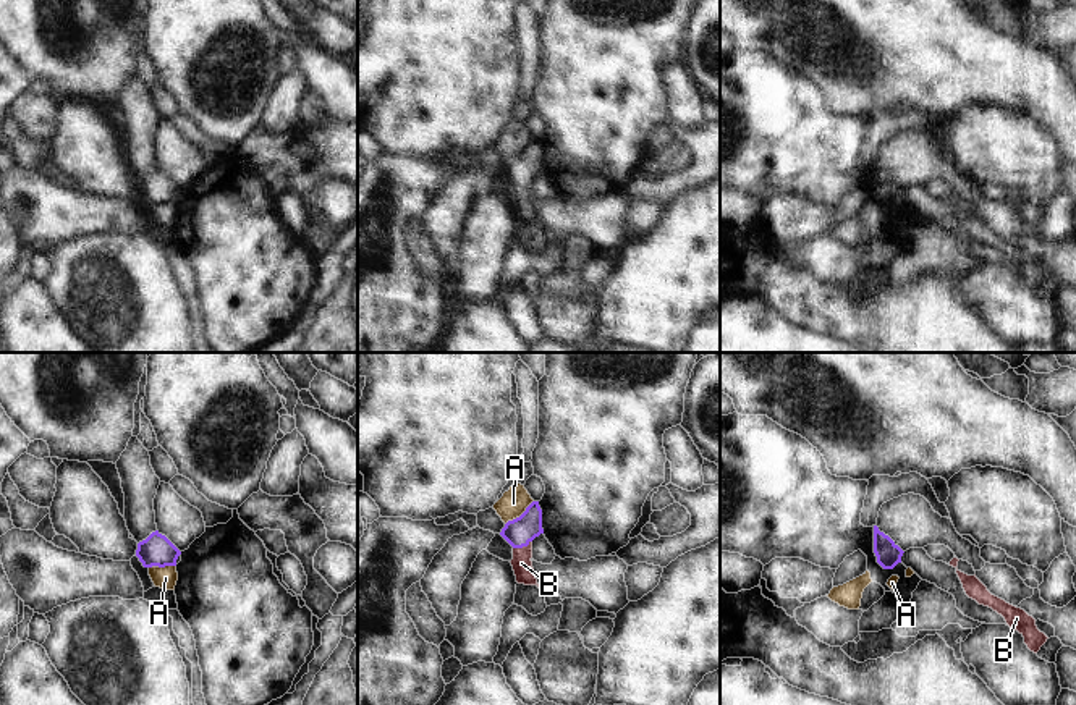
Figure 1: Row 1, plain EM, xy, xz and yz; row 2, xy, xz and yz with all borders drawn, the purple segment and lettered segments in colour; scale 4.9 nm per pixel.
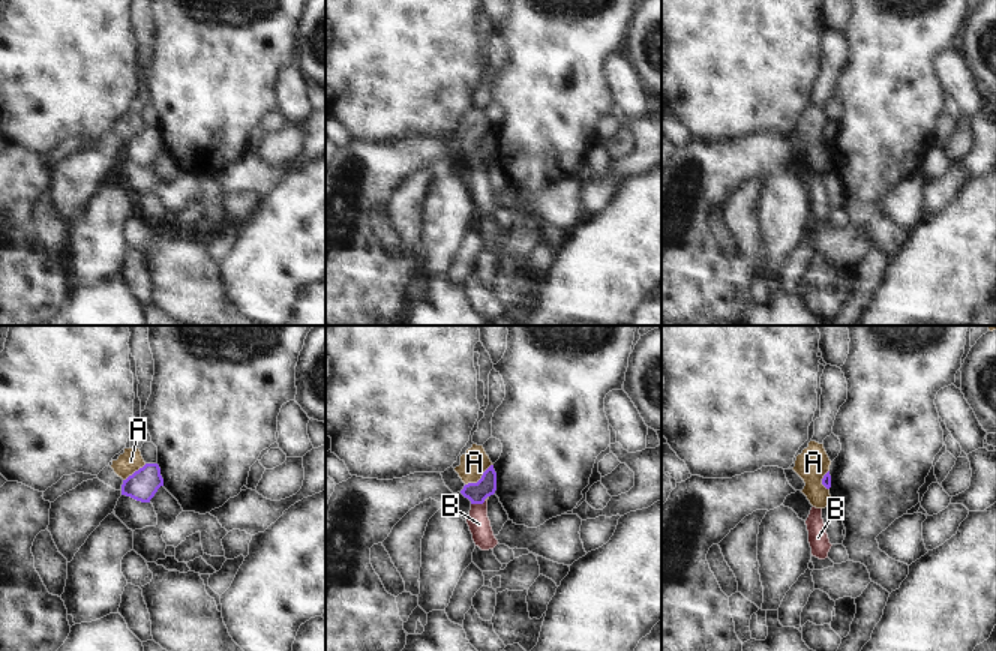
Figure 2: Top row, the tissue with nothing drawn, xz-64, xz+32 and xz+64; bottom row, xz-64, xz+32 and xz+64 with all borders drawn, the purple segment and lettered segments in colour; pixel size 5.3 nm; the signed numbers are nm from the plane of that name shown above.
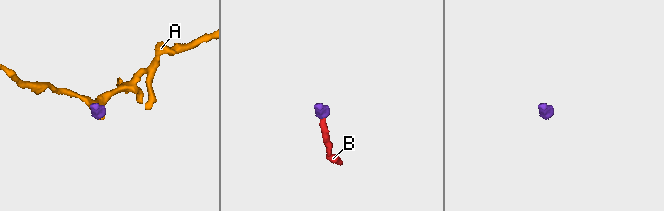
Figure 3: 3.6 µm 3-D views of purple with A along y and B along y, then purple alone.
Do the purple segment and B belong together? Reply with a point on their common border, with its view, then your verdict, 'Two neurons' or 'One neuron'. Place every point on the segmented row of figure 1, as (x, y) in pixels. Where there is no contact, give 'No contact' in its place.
Touches purple at xz (521, 547). One neuron.

